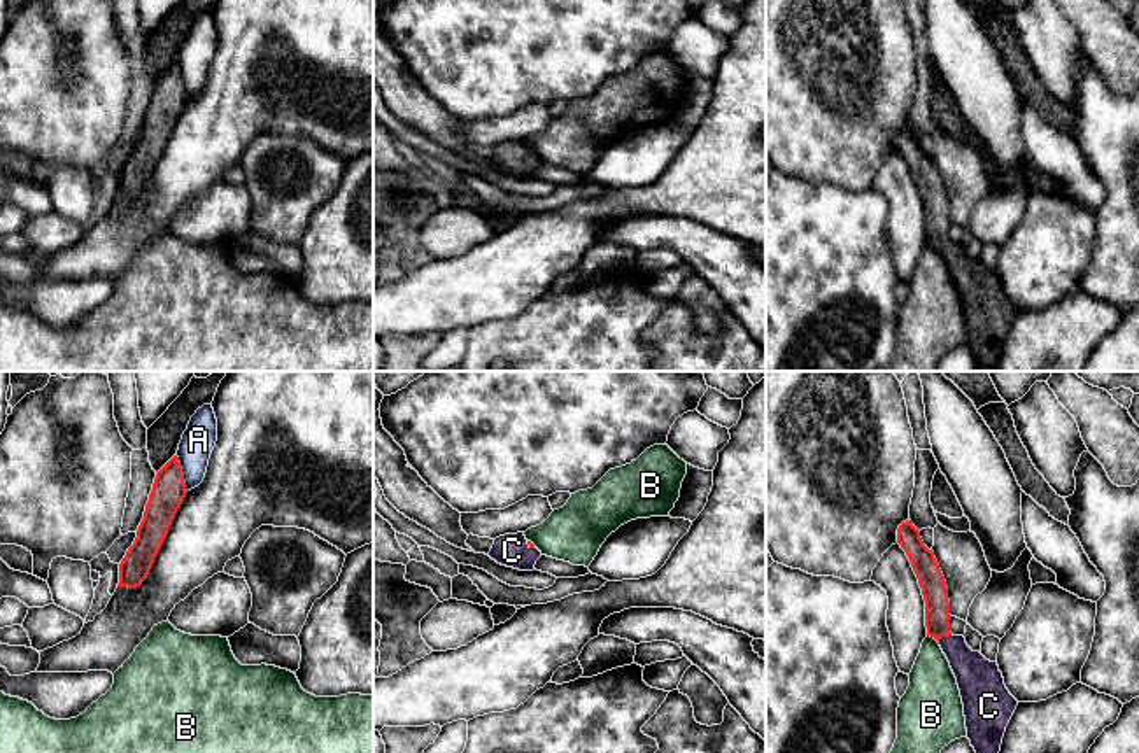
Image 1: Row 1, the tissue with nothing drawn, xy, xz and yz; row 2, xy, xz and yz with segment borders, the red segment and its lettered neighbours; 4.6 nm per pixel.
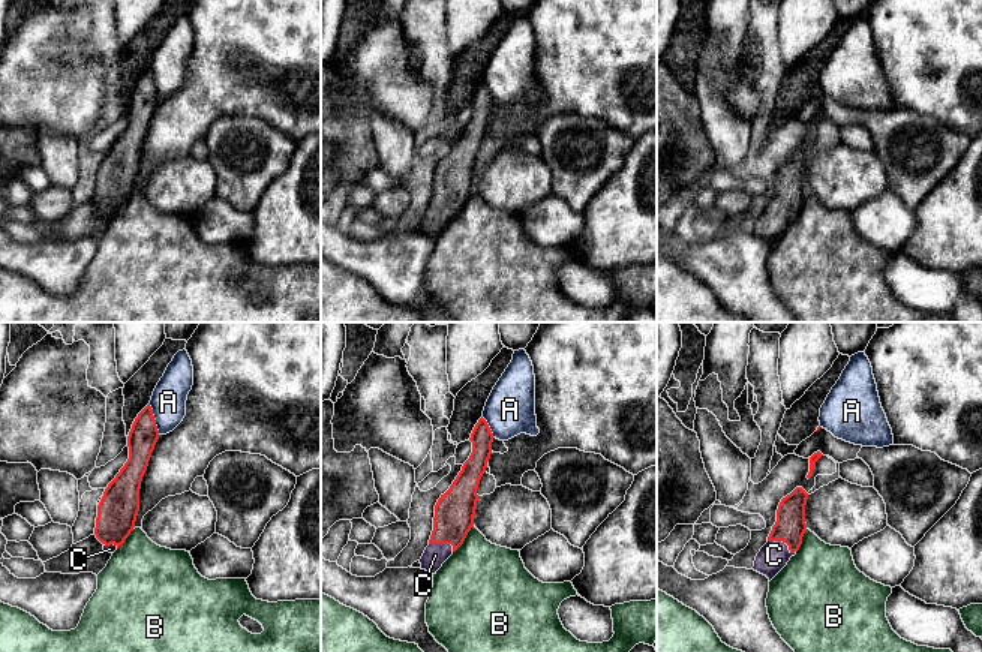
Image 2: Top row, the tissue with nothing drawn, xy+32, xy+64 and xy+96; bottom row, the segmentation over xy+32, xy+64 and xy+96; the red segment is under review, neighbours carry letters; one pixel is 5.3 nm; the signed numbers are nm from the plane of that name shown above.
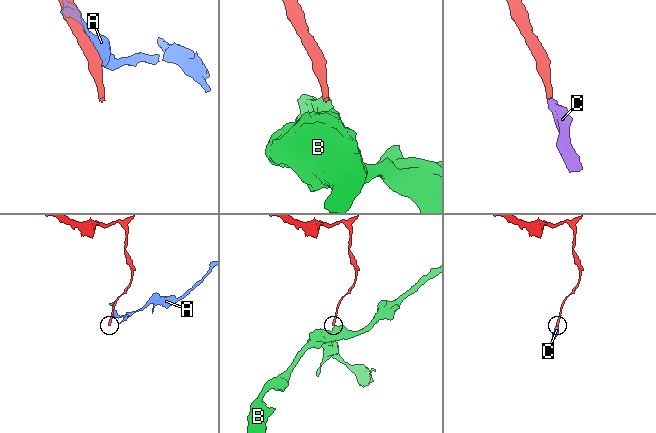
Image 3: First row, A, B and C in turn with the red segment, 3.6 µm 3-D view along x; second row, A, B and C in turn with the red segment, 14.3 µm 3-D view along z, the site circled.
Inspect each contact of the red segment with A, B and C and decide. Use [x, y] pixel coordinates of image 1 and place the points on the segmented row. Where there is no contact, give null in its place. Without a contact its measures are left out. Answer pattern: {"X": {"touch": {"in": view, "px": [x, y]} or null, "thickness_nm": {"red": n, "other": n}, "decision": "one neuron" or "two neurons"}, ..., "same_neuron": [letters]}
{"A": {"touch": {"in": "xy", "px": [181, 473]}, "thickness_nm": {"red": 160, "other": 160}, "decision": "two neurons"}, "B": {"touch": {"in": "yz", "px": [933, 636]}, "thickness_nm": {"red": 120, "other": 220}, "decision": "two neurons"}, "C": {"touch": {"in": "yz", "px": [943, 634]}, "thickness_nm": {"red": 120, "other": 190}, "decision": "one neuron"}, "same_neuron": ["C"]}

